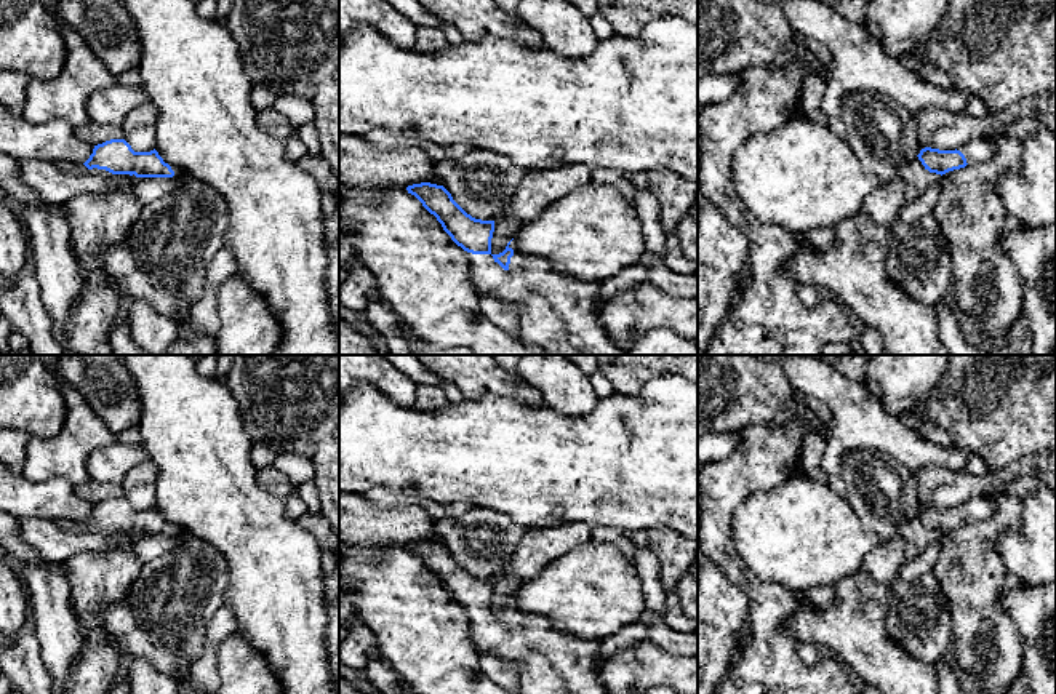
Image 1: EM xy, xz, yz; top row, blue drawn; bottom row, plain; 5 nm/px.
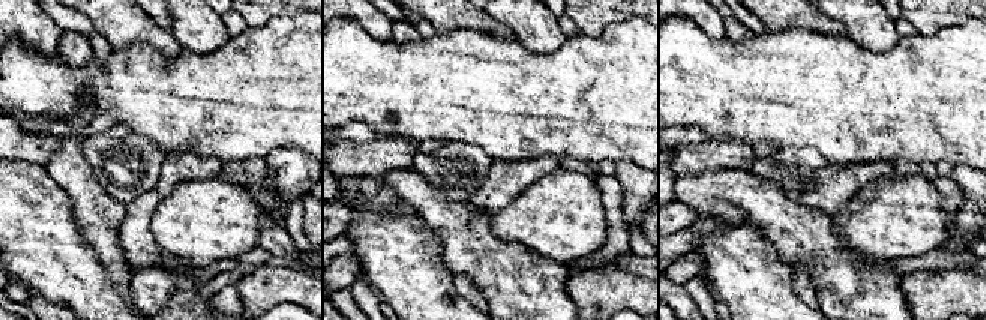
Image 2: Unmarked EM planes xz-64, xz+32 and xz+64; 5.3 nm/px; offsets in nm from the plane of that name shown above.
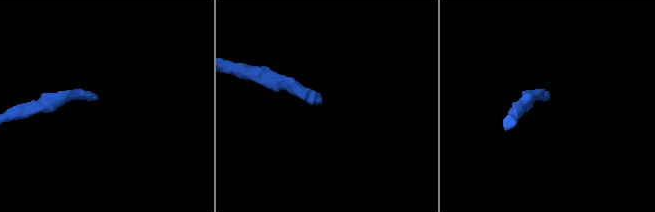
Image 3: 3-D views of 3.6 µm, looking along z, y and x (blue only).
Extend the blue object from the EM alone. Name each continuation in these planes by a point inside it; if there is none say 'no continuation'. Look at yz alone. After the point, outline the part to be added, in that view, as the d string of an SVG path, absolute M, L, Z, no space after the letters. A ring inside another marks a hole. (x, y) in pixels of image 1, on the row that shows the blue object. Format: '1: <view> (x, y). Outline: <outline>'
1: yz (978, 151). Outline: M973 139L960 146L957 150L965 155L968 165L981 165L989 163L994 158L997 147L992 139Z

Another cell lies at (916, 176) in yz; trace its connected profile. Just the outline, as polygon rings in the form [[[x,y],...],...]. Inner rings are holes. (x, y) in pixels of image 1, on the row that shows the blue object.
[[[915,157],[907,166],[902,170],[902,179],[906,182],[907,198],[912,200],[922,190],[925,190],[930,184],[939,182],[941,174],[930,173],[918,157]]]

